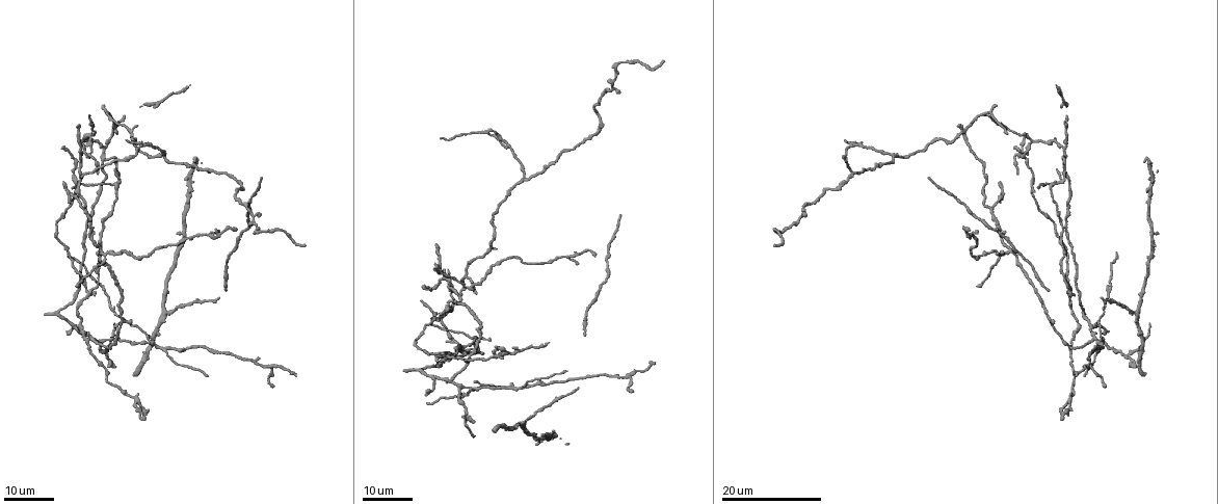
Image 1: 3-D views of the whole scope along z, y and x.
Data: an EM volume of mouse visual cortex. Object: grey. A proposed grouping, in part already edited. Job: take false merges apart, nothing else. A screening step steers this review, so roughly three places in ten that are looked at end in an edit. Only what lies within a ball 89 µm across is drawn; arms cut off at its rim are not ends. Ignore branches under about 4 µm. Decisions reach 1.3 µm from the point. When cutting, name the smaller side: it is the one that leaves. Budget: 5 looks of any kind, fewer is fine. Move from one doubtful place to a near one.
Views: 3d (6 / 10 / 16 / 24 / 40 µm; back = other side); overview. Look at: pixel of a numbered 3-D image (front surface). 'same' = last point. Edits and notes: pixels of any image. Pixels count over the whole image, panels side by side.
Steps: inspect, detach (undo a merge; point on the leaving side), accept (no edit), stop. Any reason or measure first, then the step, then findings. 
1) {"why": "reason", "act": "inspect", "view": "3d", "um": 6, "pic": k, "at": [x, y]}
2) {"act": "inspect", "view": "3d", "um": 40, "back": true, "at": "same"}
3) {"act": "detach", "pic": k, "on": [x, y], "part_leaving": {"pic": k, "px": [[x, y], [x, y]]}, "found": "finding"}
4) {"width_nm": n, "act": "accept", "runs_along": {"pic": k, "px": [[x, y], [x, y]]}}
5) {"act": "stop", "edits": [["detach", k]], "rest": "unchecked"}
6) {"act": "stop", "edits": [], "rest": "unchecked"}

{"why": "a fork", "act": "inspect", "view": "3d", "um": 24, "pic": 1, "at": [269, 366]}

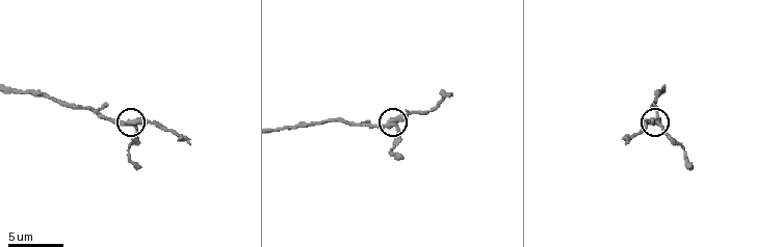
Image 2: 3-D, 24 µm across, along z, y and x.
{"act": "inspect", "view": "3d", "um": 10, "pic": 2, "at": [134, 123]}

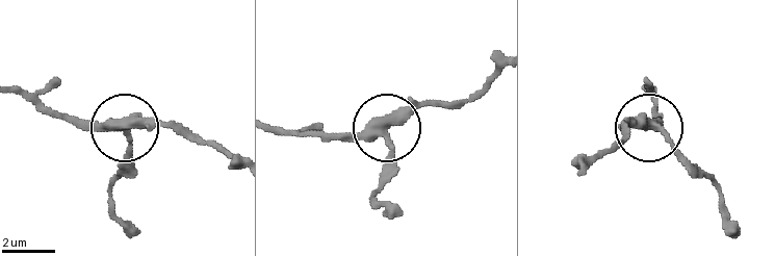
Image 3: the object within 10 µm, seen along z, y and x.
{"width_nm": 360, "act": "accept", "runs_along": {"pic": 3, "px": [[274, 132], [385, 130], [387, 177]]}, "found": "continuous, no second neuron"}

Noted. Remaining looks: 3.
{"why": "three arms meet", "act": "inspect", "view": "3d", "um": 16, "pic": 1, "at": [106, 254]}

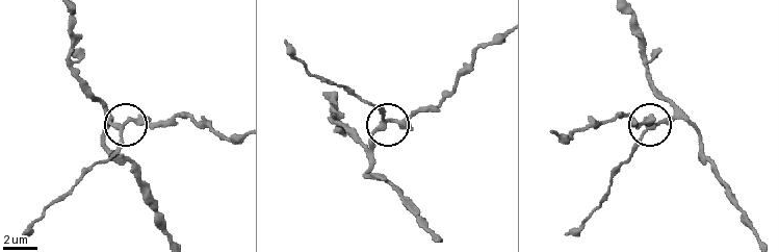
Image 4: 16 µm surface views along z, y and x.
{"act": "inspect", "view": "3d", "um": 6, "pic": 4, "at": [382, 123]}

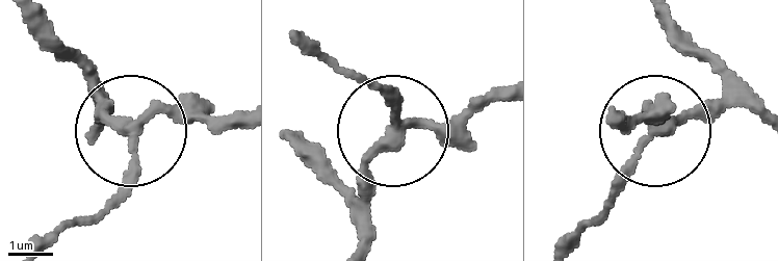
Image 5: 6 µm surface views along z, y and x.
{"width_nm": 240, "act": "accept", "runs_along": {"pic": 5, "px": [[766, 120], [743, 108], [676, 115], [653, 131], [601, 216]]}, "found": "all the same neuron"}

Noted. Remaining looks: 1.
{"act": "stop", "edits": [], "rest": "unchecked"}

